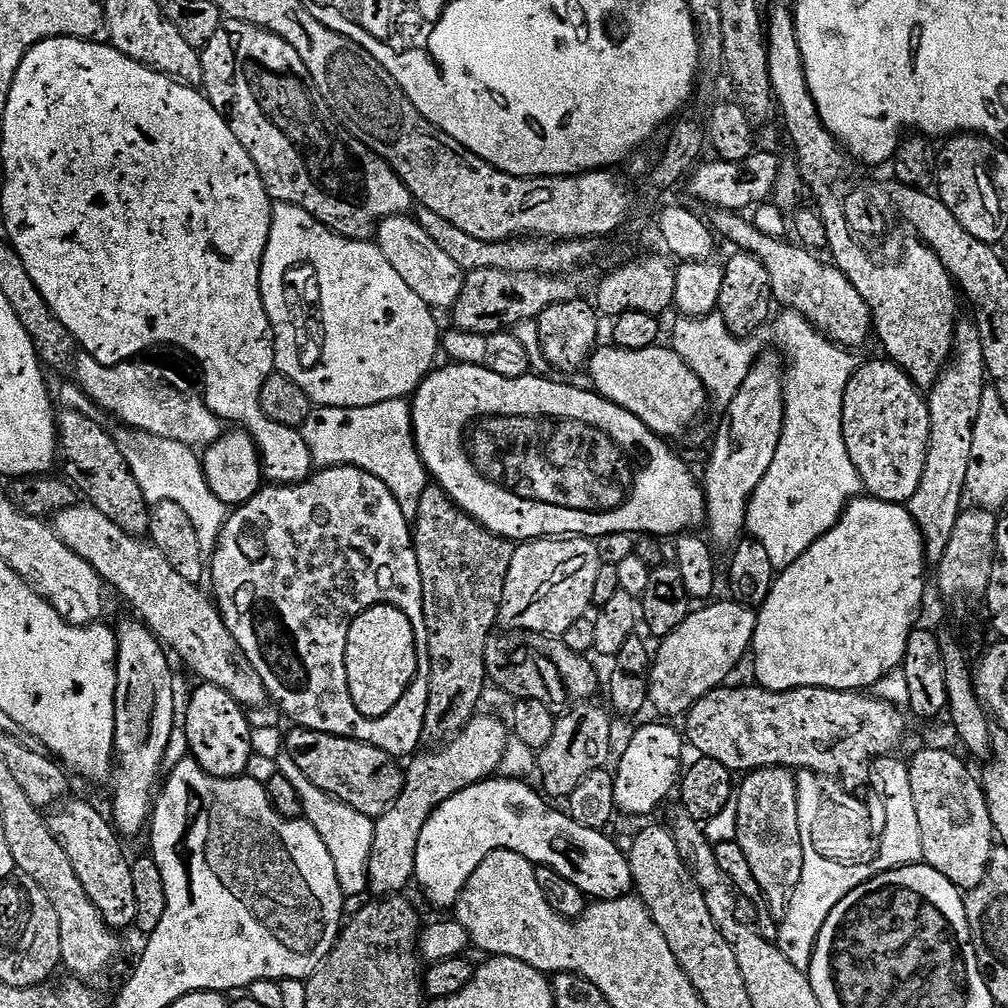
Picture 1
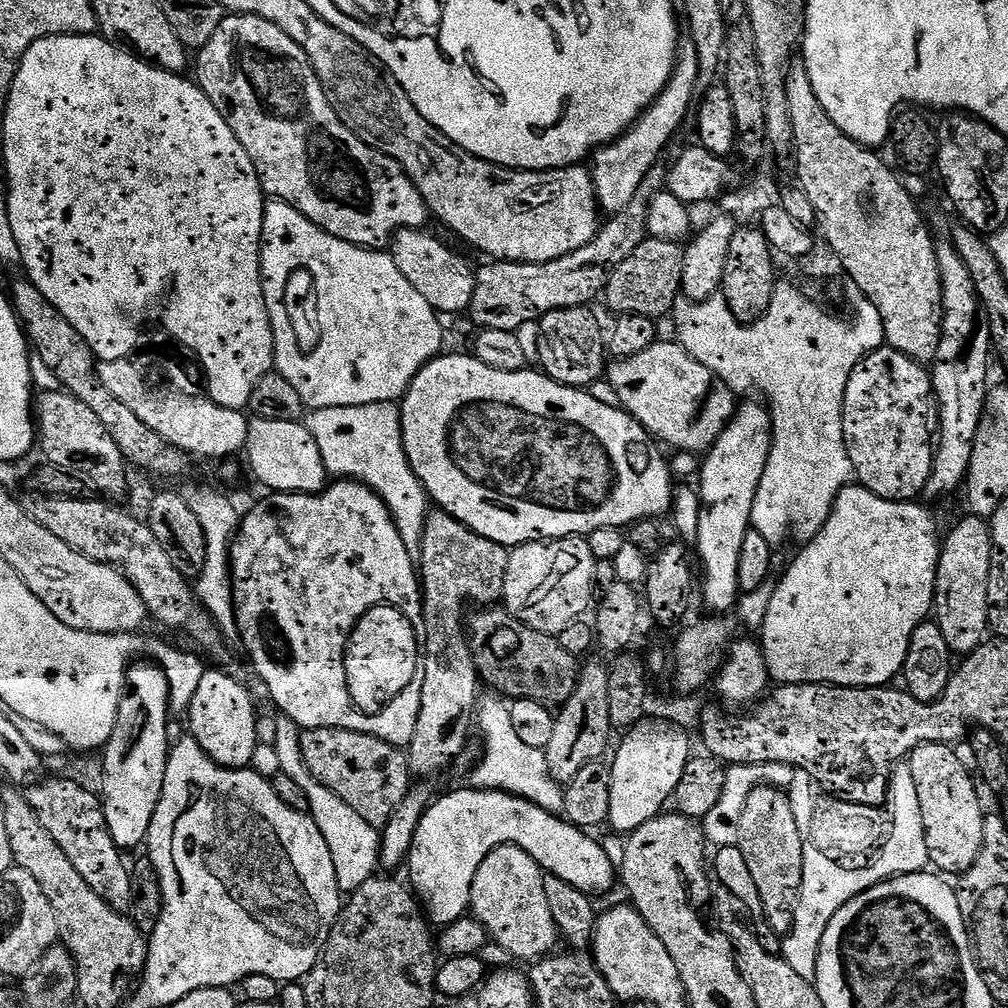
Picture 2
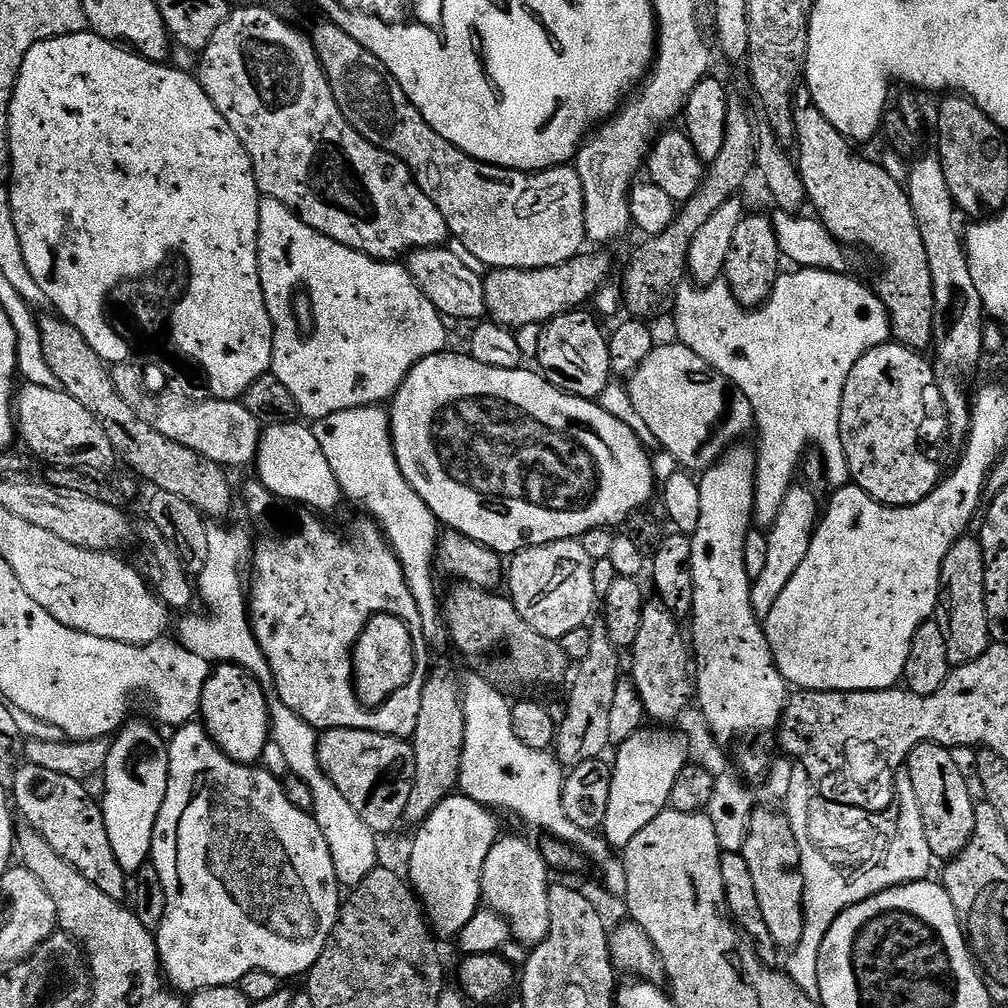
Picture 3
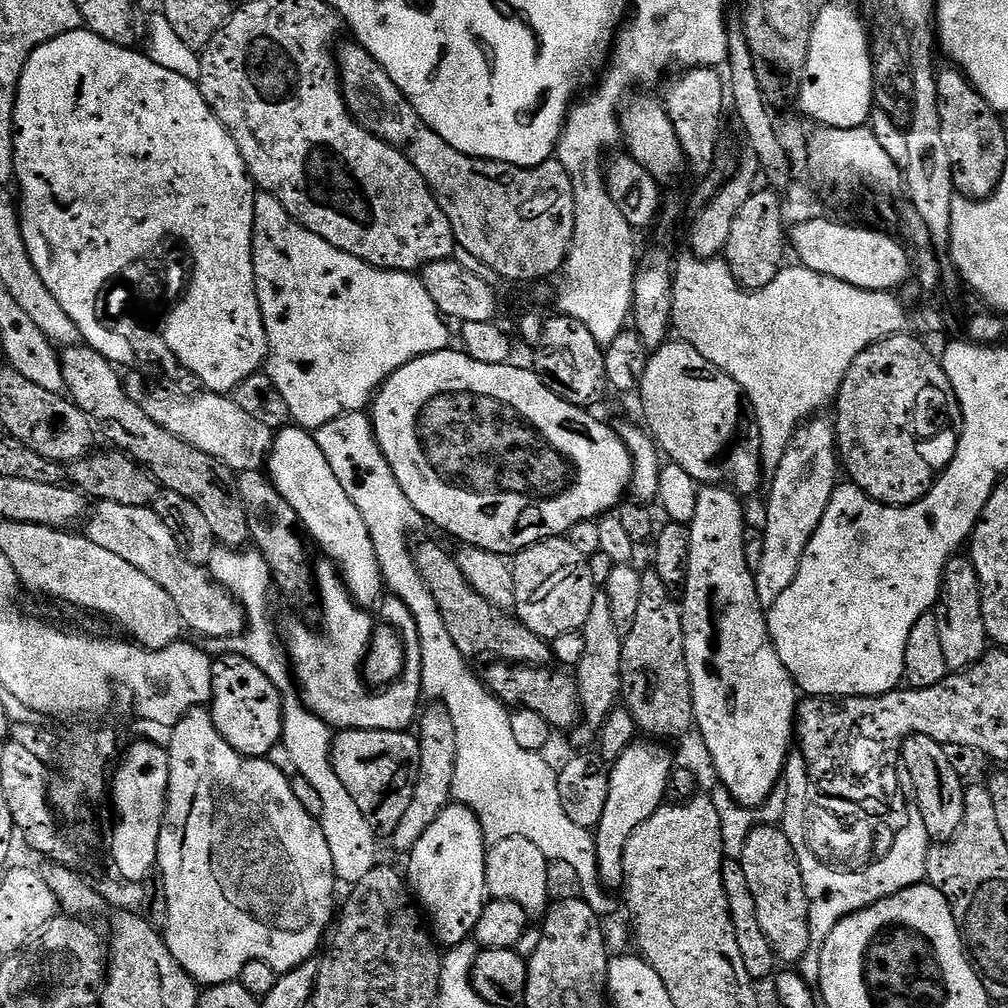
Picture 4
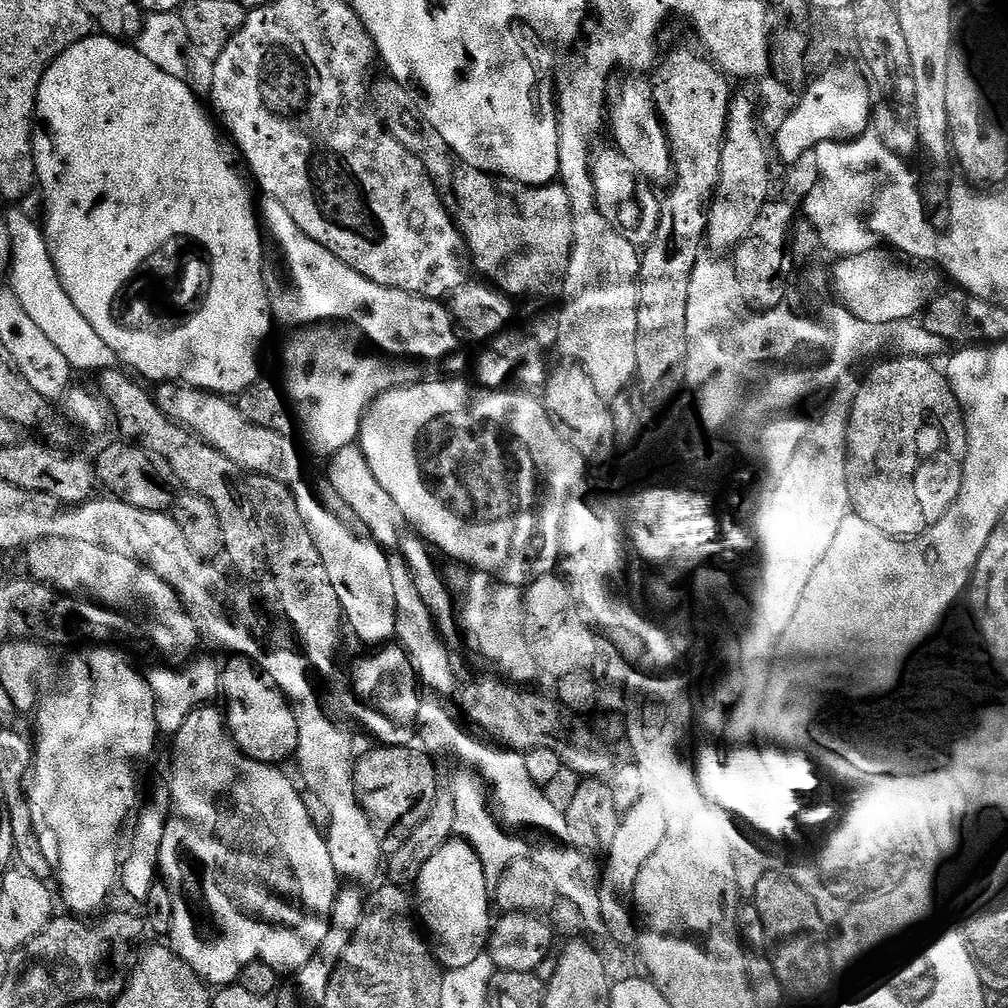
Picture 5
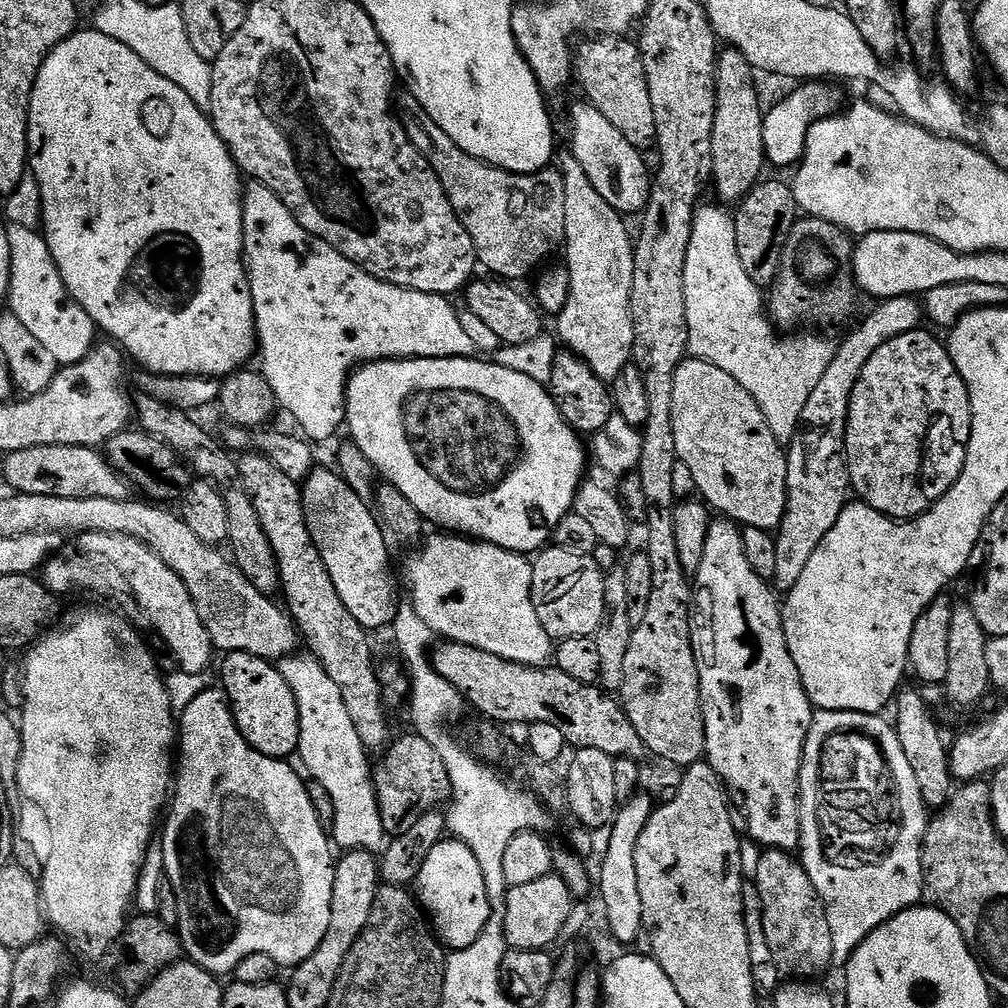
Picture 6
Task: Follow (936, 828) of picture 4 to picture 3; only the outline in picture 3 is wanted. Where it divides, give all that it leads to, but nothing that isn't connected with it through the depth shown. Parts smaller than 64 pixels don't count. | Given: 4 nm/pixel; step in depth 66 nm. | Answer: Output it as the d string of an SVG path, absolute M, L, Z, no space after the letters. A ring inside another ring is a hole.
M919 744L919 746L908 755L906 767L910 770L910 779L917 794L918 810L922 812L925 822L926 840L930 844L930 850L937 861L947 862L953 860L972 841L974 834L974 822L976 821L977 801L972 800L972 792L964 781L964 772L956 765L956 760L951 751L943 748L941 744Z

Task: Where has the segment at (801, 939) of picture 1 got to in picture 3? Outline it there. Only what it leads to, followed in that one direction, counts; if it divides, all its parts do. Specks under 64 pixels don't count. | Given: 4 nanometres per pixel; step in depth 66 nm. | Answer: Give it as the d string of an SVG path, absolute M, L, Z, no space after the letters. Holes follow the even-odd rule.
M912 804L912 828L910 828L910 832L906 834L904 828L897 828L899 839L896 840L888 857L886 857L886 864L879 869L871 868L869 872L862 871L860 874L856 874L853 879L849 879L825 871L825 860L819 859L818 854L813 852L809 855L810 868L803 874L804 928L802 942L796 948L791 949L790 958L788 964L784 966L784 970L811 1000L819 1001L820 999L821 987L818 986L817 964L820 961L821 944L838 916L846 909L858 902L865 901L866 898L873 897L874 894L880 893L886 888L924 880L931 875L930 870L932 864L934 865L934 857L930 850L930 844L926 838L922 838L923 830L920 830L918 813L920 813L918 806Z

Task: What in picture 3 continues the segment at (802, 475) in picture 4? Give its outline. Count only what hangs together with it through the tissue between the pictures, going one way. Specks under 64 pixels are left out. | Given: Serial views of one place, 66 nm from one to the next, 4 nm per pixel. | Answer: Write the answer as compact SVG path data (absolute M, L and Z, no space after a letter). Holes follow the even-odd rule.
M799 486L789 488L778 518L767 533L766 570L762 570L762 574L752 585L752 598L756 605L757 616L767 618L774 602L778 602L778 594L786 590L786 582L794 578L794 570L802 566L802 558L806 558L810 550L812 534L816 531L821 508L822 504L816 501L816 496L810 489L799 488Z

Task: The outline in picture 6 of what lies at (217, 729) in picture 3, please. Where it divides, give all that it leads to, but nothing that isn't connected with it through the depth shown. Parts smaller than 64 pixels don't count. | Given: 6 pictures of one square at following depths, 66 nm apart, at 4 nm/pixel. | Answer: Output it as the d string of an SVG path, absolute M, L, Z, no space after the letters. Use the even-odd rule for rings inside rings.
M229 652L223 657L224 665L220 668L220 676L224 679L224 684L222 683L222 691L228 698L228 707L232 710L232 717L234 722L238 726L238 730L242 734L242 738L246 738L246 742L254 750L258 750L264 756L269 756L275 760L288 760L289 757L299 749L300 747L300 719L298 718L298 702L294 698L294 690L290 690L290 686L286 686L286 678L282 678L279 667L271 660L263 660L258 658L254 654L249 652Z

